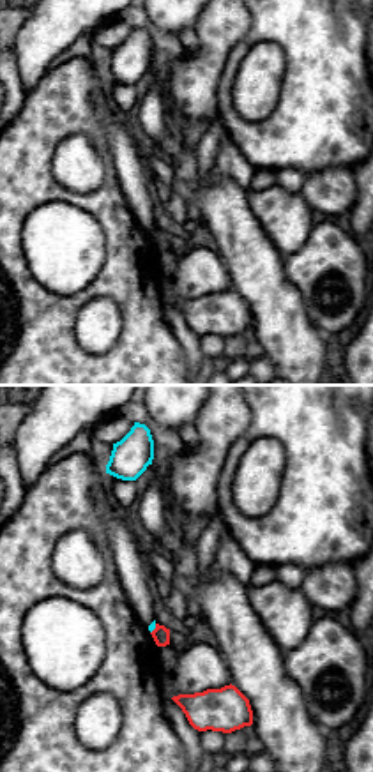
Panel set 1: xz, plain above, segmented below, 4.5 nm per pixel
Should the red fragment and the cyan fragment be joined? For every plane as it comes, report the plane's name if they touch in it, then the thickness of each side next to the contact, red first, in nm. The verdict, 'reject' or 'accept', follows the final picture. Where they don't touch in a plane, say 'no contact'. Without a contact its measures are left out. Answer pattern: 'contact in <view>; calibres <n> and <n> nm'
contact in xz; calibres 80 and 30 nm

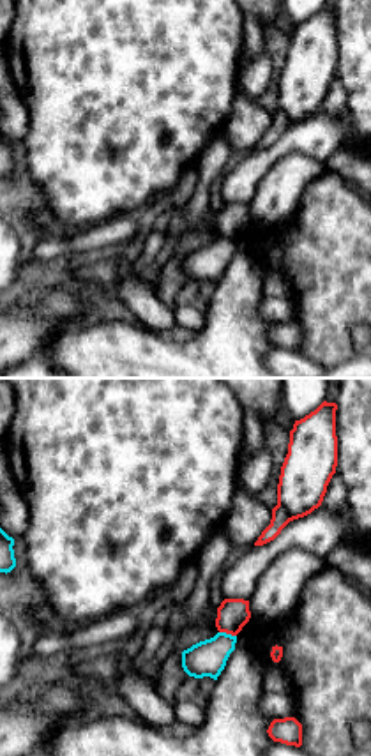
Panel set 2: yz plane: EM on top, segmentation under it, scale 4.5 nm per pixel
contact in yz; calibres 140 and 160 nm

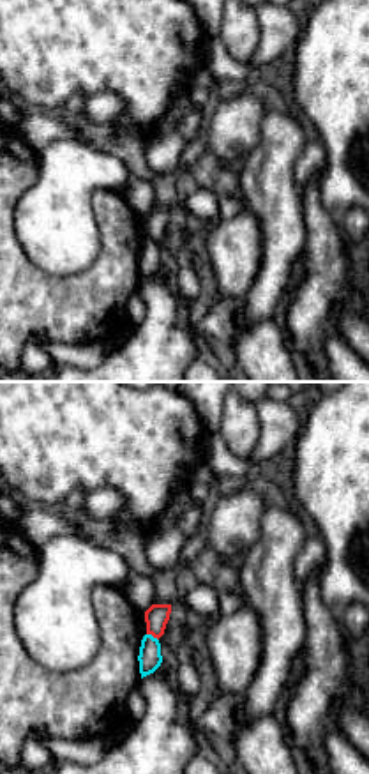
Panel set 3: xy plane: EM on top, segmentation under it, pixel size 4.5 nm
contact in xy; calibres 110 and 100 nm

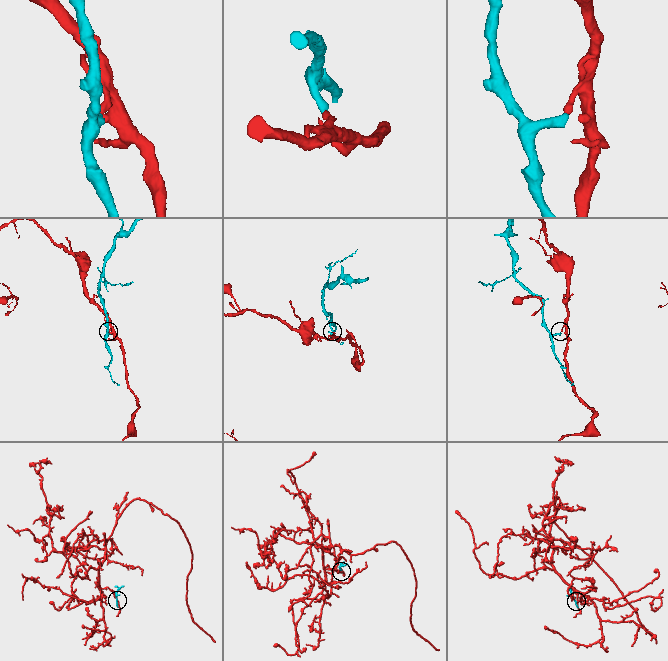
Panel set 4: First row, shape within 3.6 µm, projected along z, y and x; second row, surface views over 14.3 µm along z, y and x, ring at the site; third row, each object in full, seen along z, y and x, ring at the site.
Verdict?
reject

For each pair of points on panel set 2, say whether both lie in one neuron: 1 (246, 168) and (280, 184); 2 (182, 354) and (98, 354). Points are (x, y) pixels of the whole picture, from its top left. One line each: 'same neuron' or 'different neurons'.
1: different neurons
2: same neuron

